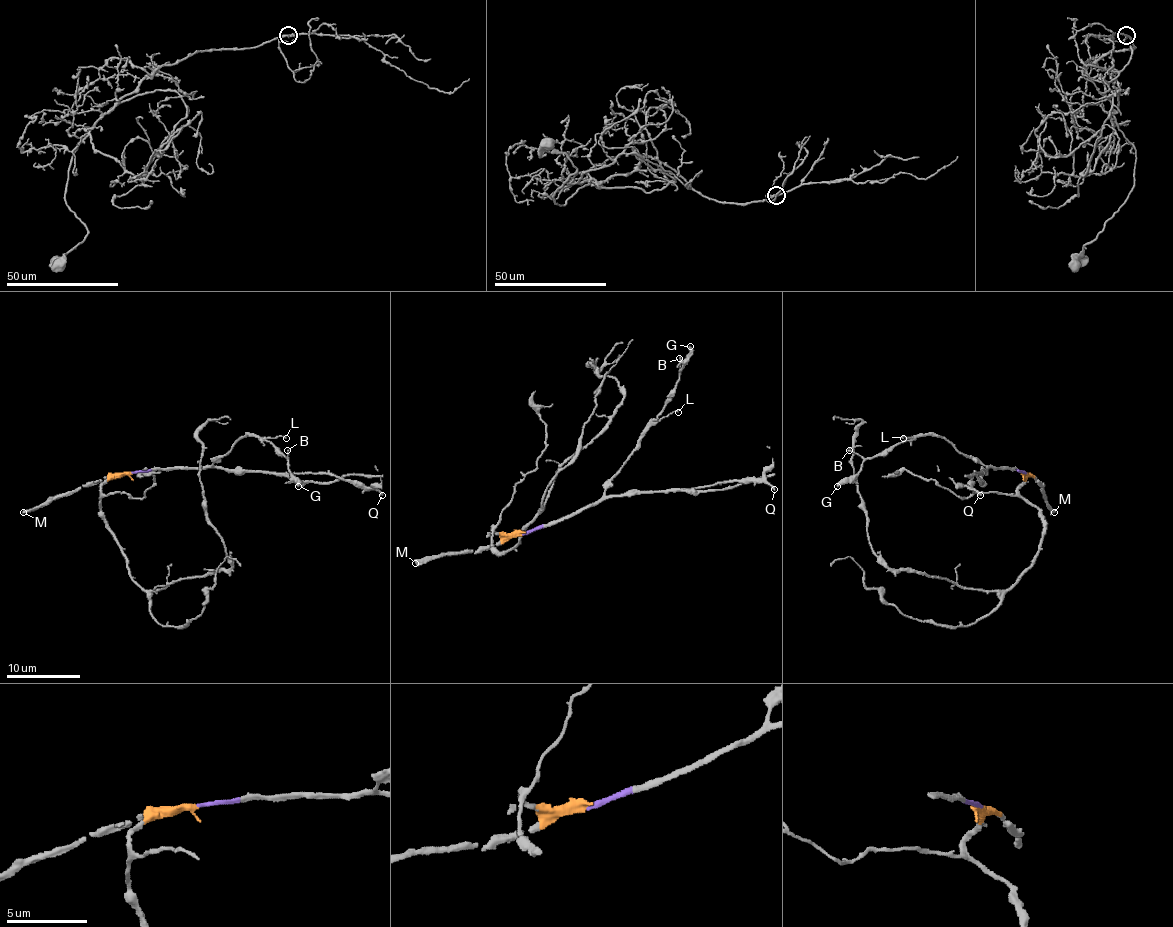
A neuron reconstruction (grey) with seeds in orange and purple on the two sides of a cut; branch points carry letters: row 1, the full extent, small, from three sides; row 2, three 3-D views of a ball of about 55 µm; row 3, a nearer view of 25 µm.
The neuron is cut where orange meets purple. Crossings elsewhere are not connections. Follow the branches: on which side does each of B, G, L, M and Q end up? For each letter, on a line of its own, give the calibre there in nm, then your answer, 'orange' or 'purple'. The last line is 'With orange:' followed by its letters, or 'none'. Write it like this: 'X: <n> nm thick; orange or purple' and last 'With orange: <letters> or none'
B: 150 nm thick; purple
G: 400 nm thick; purple
L: 110 nm thick; purple
M: 440 nm thick; orange
Q: 220 nm thick; purple
With orange: M

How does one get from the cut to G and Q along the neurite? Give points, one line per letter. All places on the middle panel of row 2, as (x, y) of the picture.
G: (522, 534), (571, 517), (599, 499), (628, 458), (643, 429), (660, 412), (691, 346)
Q: (522, 534), (555, 524), (610, 497), (695, 490), (733, 480), (763, 480), (774, 490)

